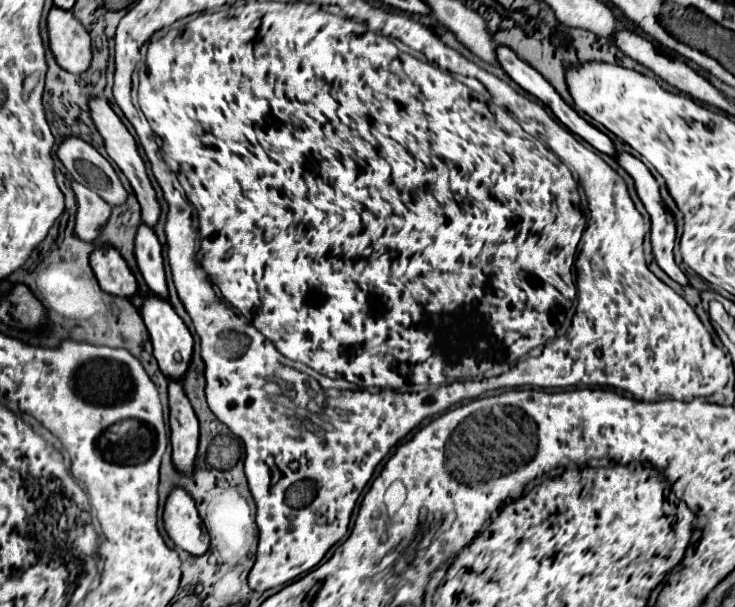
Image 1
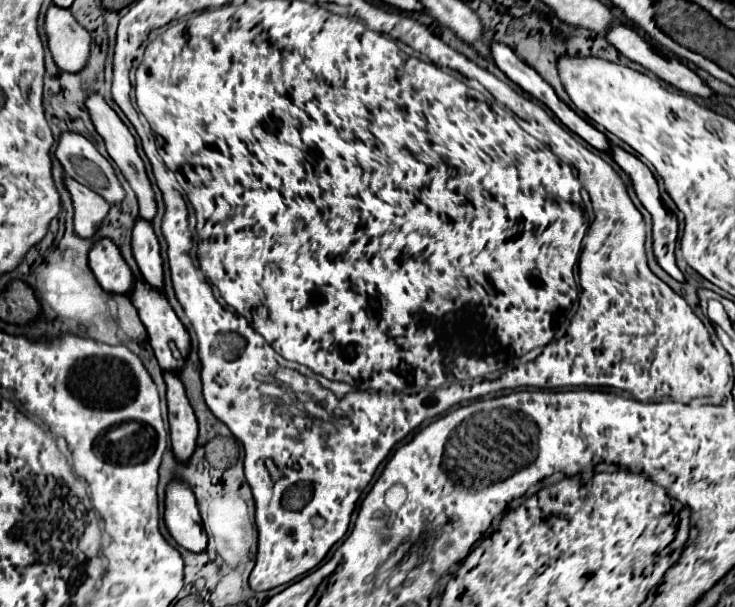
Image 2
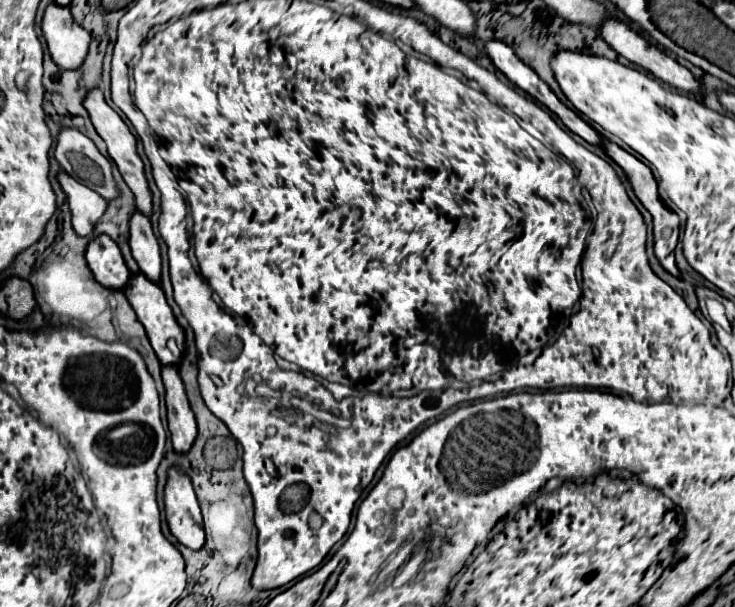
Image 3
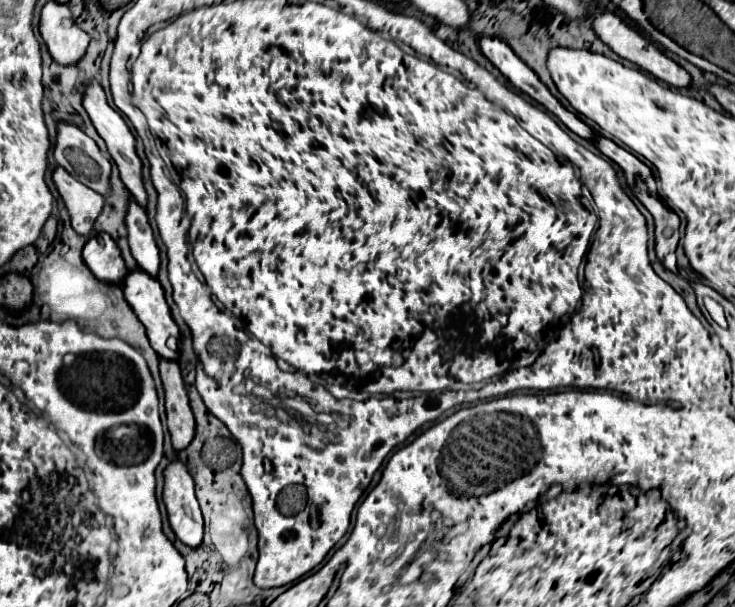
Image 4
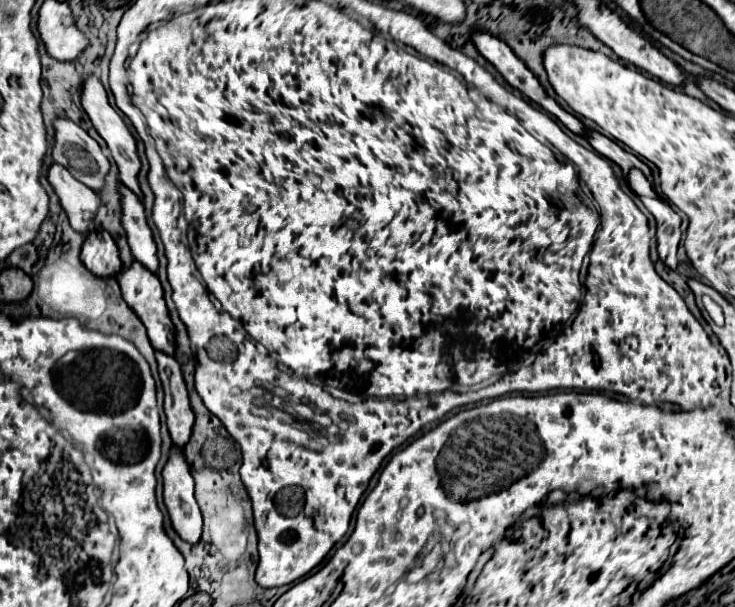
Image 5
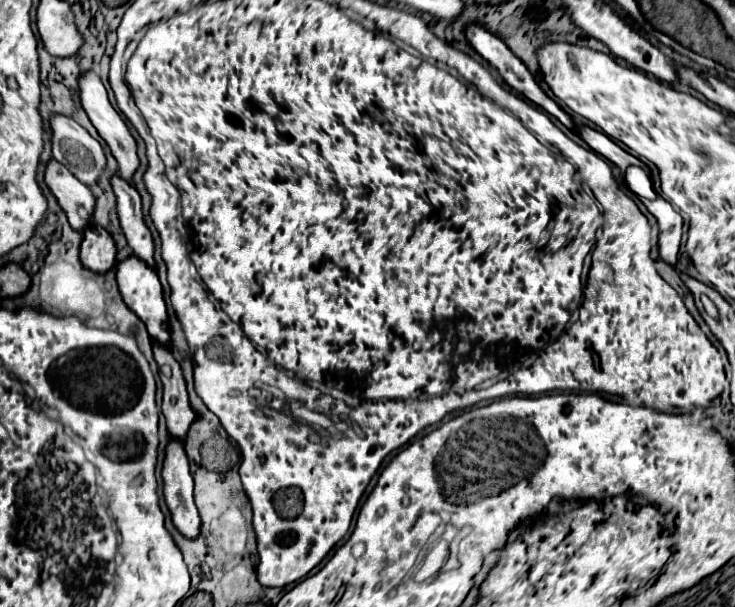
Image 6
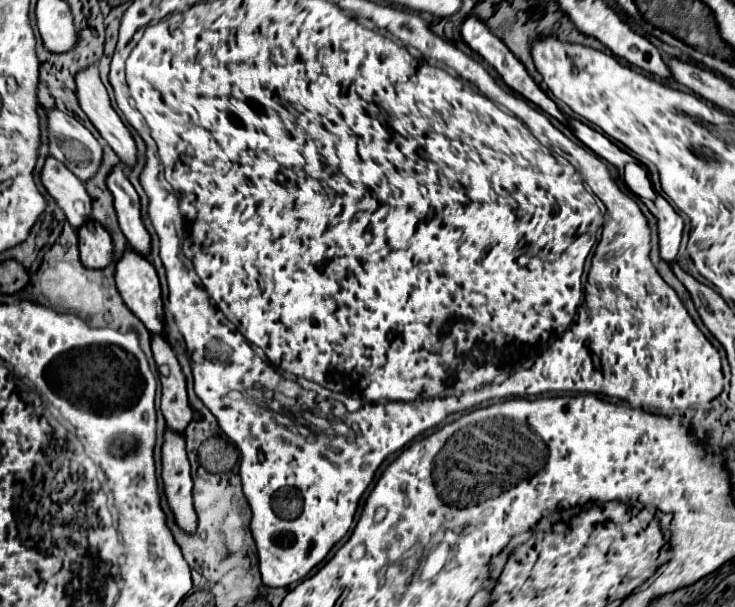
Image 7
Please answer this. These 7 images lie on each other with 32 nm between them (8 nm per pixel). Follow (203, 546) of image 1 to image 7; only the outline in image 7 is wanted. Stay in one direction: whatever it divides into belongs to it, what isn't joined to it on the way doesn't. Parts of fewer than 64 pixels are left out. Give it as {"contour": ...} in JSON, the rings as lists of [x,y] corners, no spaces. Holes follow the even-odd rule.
{"contour":[[[166,426],[162,444],[162,480],[168,504],[182,530],[196,530],[196,512],[192,506],[192,476],[186,458],[184,436]]]}

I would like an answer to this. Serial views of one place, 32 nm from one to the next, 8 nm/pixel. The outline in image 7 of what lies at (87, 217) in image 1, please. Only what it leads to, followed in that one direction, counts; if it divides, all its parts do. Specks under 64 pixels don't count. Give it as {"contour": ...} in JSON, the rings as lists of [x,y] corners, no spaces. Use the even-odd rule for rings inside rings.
{"contour":[[[52,156],[46,158],[40,178],[42,178],[42,184],[48,190],[48,194],[64,210],[68,222],[74,228],[80,228],[80,224],[84,224],[92,214],[90,196],[88,196],[84,184],[64,164],[60,164]]]}

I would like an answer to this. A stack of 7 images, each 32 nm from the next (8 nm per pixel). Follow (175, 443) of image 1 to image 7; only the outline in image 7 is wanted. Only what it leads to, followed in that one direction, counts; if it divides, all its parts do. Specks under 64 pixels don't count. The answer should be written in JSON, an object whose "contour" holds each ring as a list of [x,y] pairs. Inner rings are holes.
{"contour":[[[152,334],[152,352],[158,364],[158,374],[162,382],[162,406],[160,408],[166,418],[166,424],[176,432],[184,432],[184,428],[192,420],[184,374],[180,370],[176,354],[172,352],[164,336]]]}

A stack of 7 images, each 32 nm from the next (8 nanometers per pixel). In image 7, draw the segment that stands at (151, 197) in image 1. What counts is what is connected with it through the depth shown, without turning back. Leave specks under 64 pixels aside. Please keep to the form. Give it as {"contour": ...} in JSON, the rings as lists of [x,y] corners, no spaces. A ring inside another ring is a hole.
{"contour":[[[96,64],[84,68],[84,70],[80,70],[76,74],[76,96],[78,96],[80,108],[84,110],[84,114],[88,116],[88,120],[96,126],[96,130],[100,132],[100,136],[114,148],[114,152],[120,156],[120,160],[122,160],[122,164],[124,164],[124,168],[128,172],[128,168],[134,166],[134,162],[136,162],[136,144],[132,140],[130,130],[124,126],[124,122],[120,120],[120,116],[114,112],[114,108],[110,104],[106,86],[100,80],[100,72],[98,72],[98,66]]]}

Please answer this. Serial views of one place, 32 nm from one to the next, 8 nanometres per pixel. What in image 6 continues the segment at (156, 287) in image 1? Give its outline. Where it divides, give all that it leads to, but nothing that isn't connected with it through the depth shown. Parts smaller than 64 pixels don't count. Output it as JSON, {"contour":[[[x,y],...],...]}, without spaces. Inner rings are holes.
{"contour":[[[116,172],[110,180],[112,190],[116,194],[116,206],[118,206],[118,218],[120,218],[120,226],[126,234],[126,240],[132,248],[132,252],[138,258],[144,258],[146,264],[150,264],[154,268],[154,244],[152,244],[152,236],[150,230],[144,224],[142,218],[142,204],[140,204],[140,194],[120,176],[120,172]]]}

